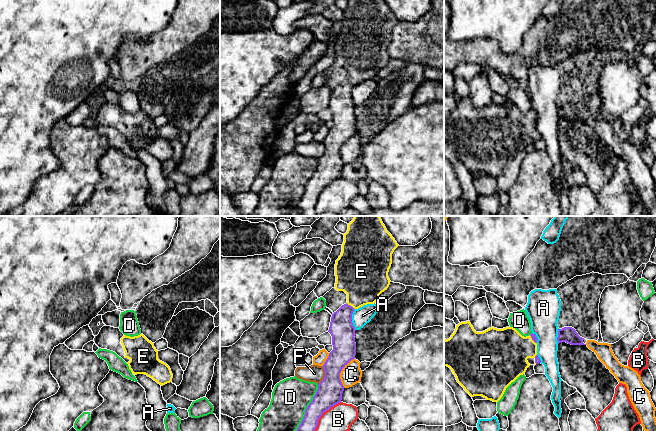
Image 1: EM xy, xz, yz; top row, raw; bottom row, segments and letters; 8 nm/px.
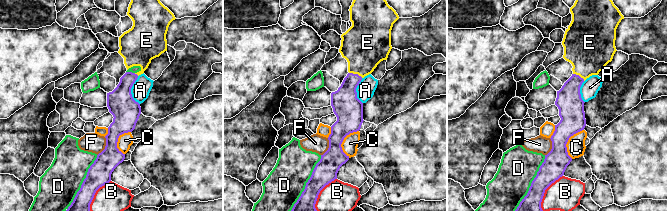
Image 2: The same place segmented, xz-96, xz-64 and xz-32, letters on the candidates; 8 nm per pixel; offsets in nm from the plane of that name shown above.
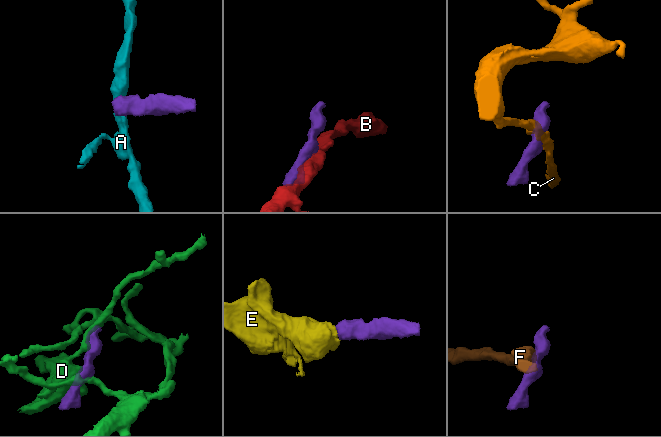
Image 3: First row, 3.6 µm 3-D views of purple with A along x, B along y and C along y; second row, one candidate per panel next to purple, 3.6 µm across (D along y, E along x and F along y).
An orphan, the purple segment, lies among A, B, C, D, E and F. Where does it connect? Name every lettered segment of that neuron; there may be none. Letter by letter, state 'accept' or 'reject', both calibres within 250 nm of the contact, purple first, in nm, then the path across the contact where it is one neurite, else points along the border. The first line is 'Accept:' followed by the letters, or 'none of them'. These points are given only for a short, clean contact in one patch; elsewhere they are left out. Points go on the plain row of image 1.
Accept: E
A: reject; 190 nm thick on the purple side, 140 nm on the other; border along xz (354, 85), (352, 100), (356, 105)
B: reject; 200 nm thick on the purple side, 240 nm on the other
C: reject; 200 nm thick on the purple side, 170 nm on the other; border along xz (354, 134), (340, 149), (340, 157), (343, 163)
D: reject; 200 nm thick on the purple side, 300 nm on the other
E: accept; 190 nm thick on the purple side, 380 nm on the other; runs through xz (341, 104), (342, 93), (349, 81), (362, 64), (362, 53)
F: reject; 200 nm thick on the purple side, 140 nm on the other; border along xz (323, 142), (324, 154), (318, 160)

